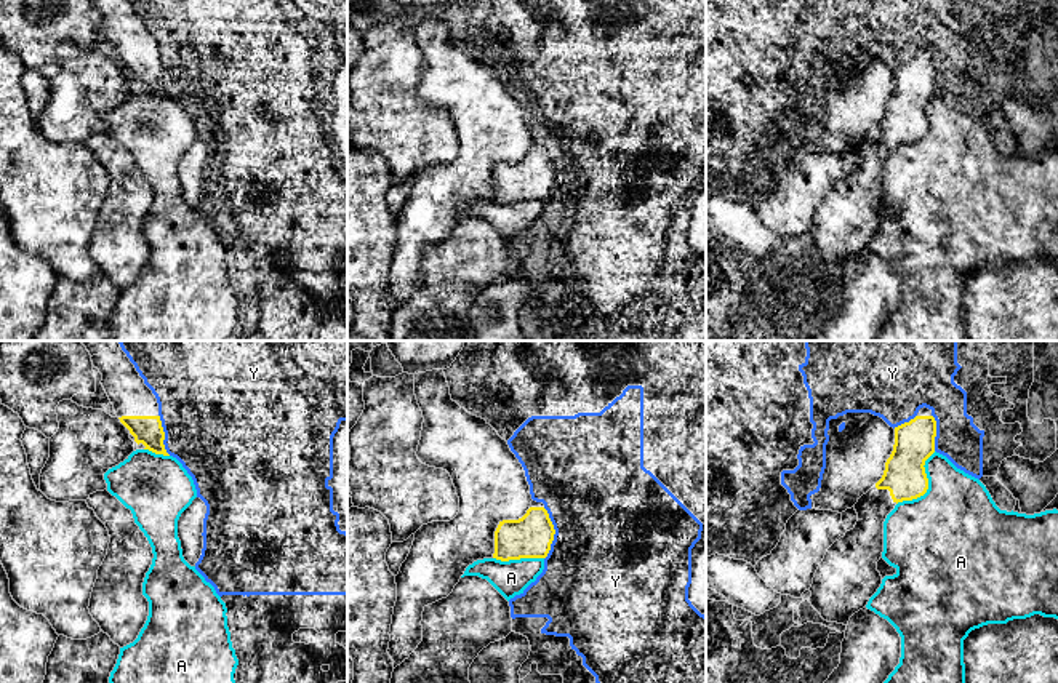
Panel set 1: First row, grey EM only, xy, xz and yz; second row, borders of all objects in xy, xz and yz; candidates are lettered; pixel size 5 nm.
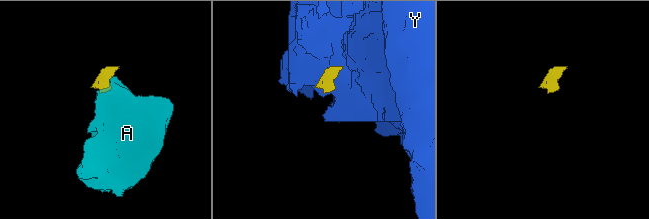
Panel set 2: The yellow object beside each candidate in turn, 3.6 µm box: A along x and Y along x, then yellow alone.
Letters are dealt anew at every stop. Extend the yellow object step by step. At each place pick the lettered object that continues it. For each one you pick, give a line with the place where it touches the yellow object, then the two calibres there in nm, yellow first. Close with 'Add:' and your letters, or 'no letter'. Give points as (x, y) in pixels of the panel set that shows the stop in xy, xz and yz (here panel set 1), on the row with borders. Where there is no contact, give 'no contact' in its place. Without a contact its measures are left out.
Add: no letter

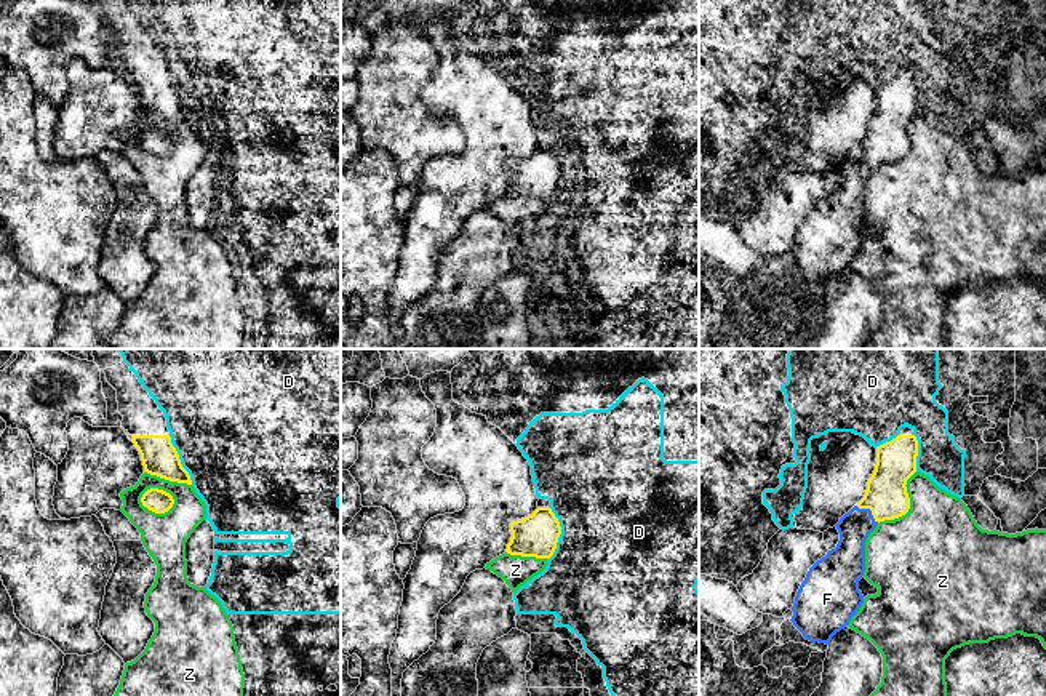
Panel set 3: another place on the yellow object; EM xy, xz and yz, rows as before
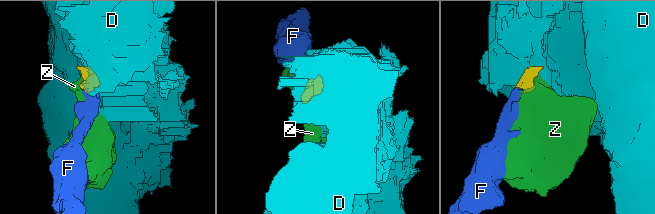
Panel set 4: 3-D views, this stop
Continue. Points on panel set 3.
F: contact yz (869, 508); calibres 220 and 160 nm
Add: F

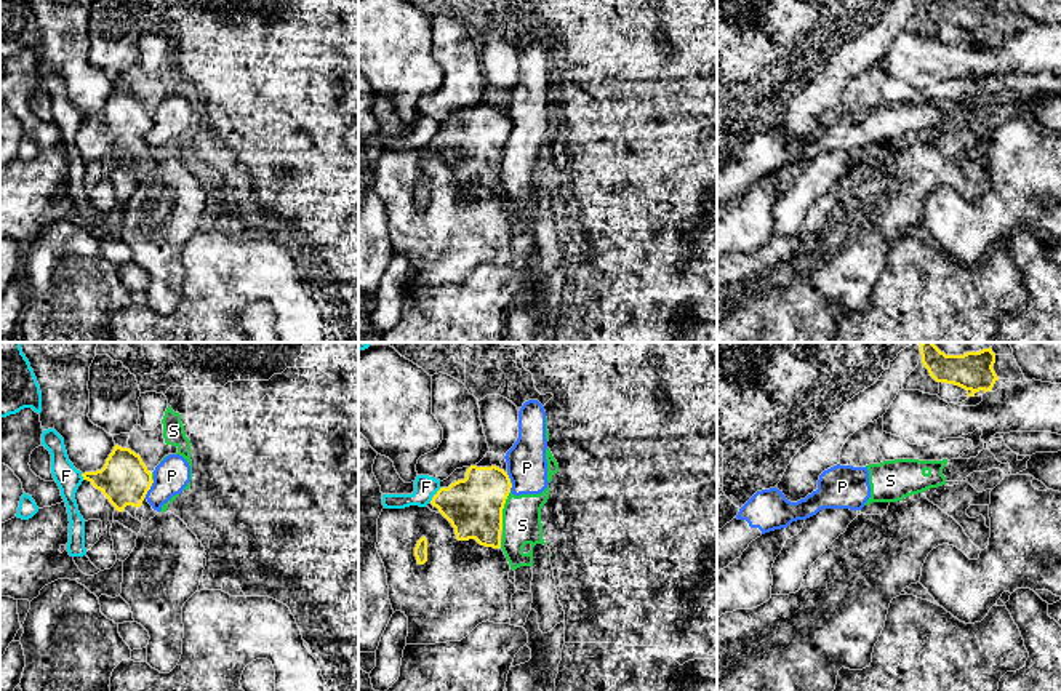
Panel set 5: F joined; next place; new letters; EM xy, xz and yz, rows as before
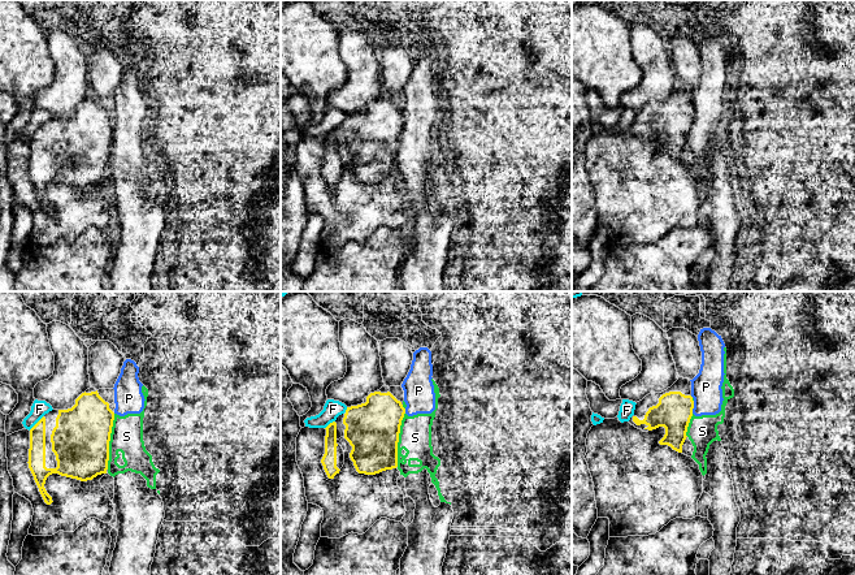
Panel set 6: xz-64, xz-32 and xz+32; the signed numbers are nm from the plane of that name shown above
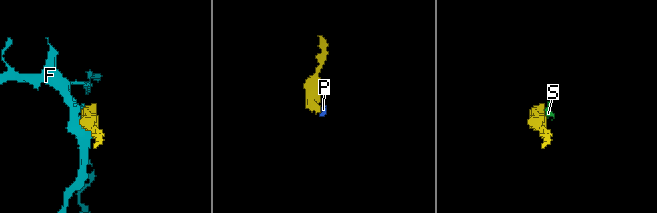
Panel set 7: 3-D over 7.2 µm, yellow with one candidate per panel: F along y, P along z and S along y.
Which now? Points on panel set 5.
Add: no letter

